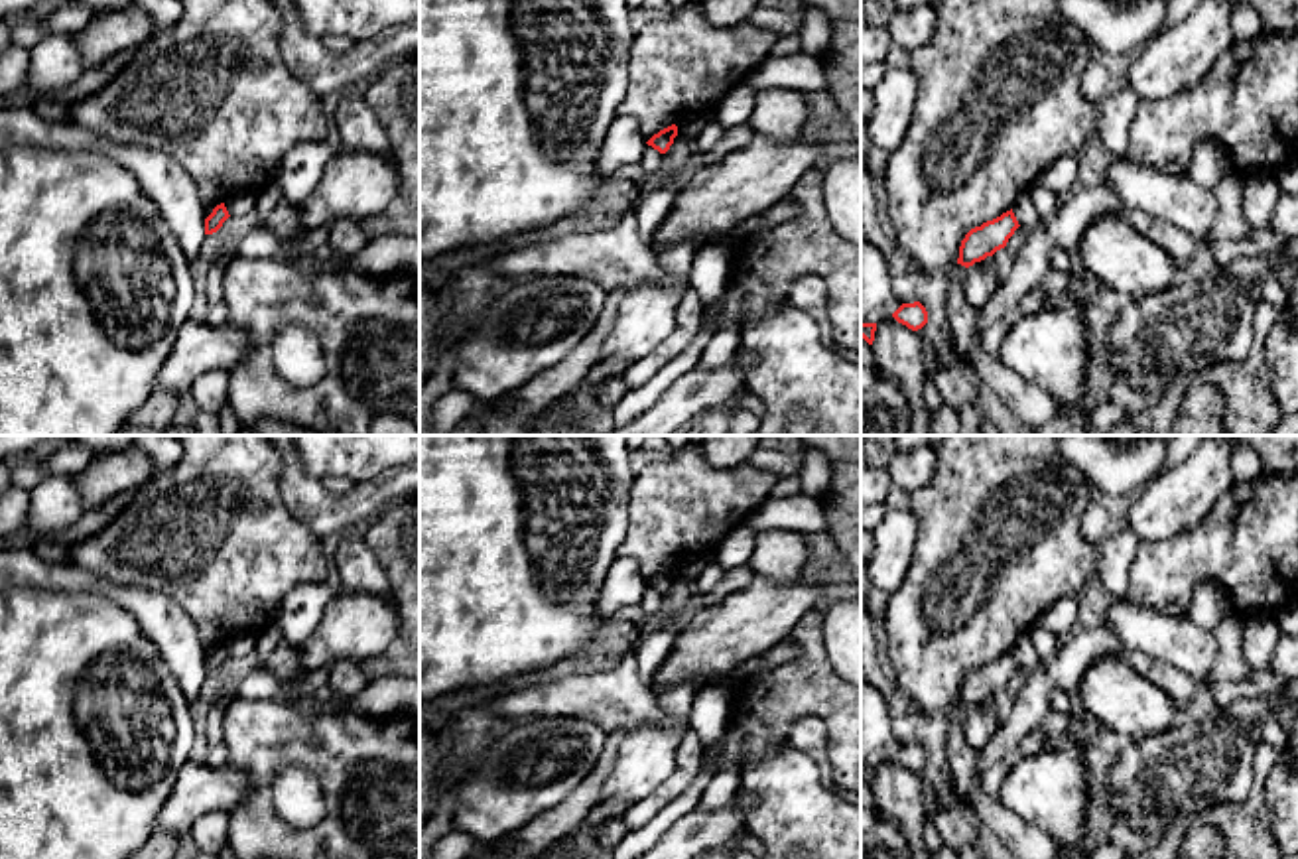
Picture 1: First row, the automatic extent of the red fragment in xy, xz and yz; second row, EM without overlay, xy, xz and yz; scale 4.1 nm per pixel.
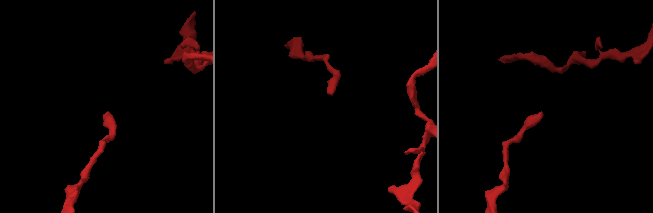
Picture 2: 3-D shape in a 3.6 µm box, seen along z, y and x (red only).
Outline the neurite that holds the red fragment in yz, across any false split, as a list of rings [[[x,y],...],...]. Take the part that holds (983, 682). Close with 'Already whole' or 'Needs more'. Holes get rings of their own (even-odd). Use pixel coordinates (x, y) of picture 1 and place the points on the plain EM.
[[[1010,650],[997,660],[971,670],[961,682],[957,705],[969,709],[975,703],[993,697],[997,692],[1006,688],[1018,668],[1020,666]]]. Already whole

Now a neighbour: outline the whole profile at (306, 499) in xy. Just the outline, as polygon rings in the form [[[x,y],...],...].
[[[268,435],[282,455],[280,495],[288,512],[315,538],[323,540],[362,524],[392,502],[420,491],[420,459],[388,469],[364,487],[333,496],[321,481],[309,477],[293,447],[292,435]]]

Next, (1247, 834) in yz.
[[[1261,743],[1255,753],[1255,780],[1249,796],[1237,804],[1217,804],[1200,822],[1217,829],[1225,839],[1223,859],[1284,859],[1270,822],[1263,816],[1265,782],[1276,764],[1280,749]]]

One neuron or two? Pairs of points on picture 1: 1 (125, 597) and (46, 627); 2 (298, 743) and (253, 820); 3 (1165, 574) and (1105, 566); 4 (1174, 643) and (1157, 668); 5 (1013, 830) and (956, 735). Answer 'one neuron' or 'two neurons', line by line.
1: two neurons
2: one neuron
3: two neurons
4: two neurons
5: one neuron

